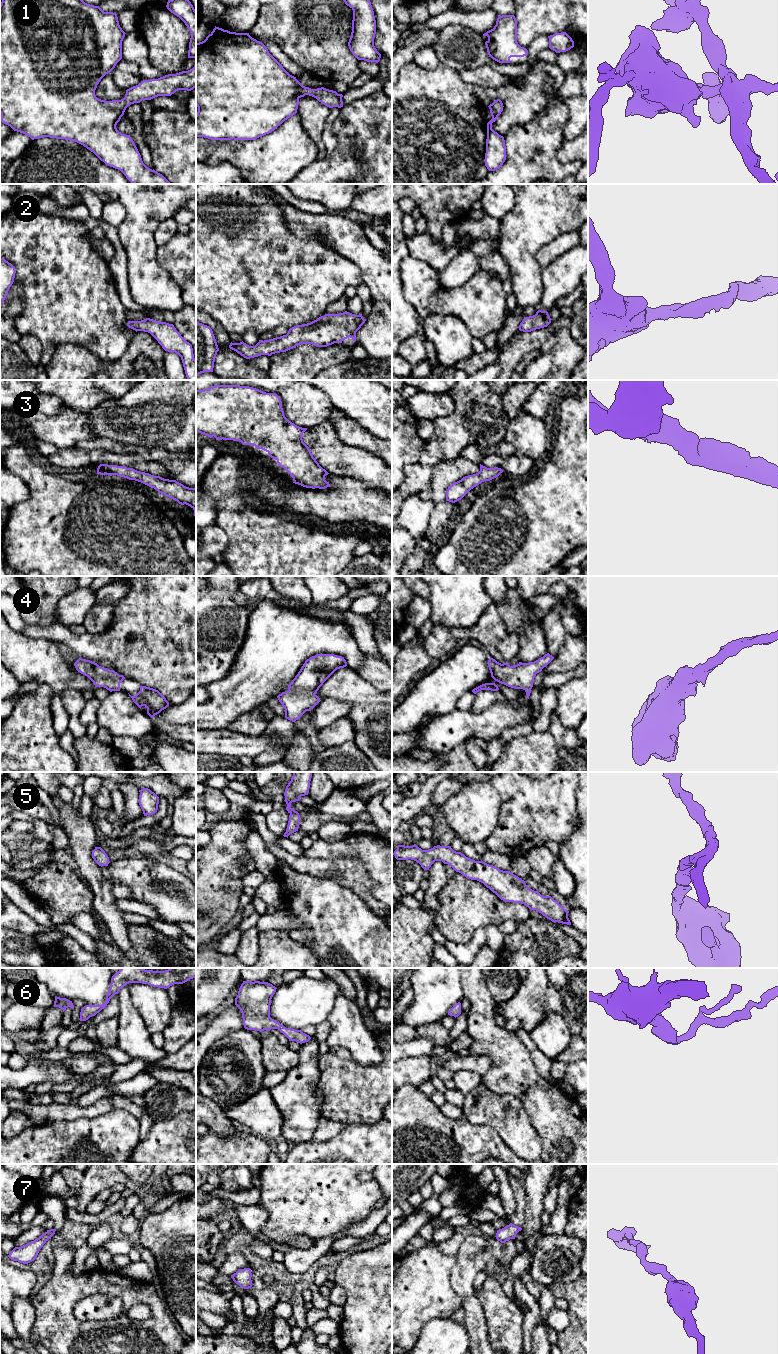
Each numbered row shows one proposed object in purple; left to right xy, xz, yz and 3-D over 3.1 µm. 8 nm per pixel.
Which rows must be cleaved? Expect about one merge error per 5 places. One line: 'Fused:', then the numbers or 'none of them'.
Fused: none of them

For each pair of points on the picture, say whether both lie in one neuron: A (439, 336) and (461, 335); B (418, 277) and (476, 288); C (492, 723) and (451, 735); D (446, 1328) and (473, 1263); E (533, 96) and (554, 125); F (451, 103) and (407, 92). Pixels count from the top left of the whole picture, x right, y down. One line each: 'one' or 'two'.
A: one
B: one
C: one
D: two
E: two
F: one

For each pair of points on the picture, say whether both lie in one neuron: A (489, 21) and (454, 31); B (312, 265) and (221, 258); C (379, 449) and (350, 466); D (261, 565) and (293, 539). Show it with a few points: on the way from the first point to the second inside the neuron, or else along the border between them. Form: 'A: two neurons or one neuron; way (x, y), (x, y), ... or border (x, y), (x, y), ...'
A: two neurons; border (444, 27), (450, 24), (462, 24), (482, 35)
B: one neuron; way (289, 265), (244, 265)
C: two neurons; border (350, 445), (361, 447), (381, 458)
D: one neuron; way (269, 562), (285, 546)

